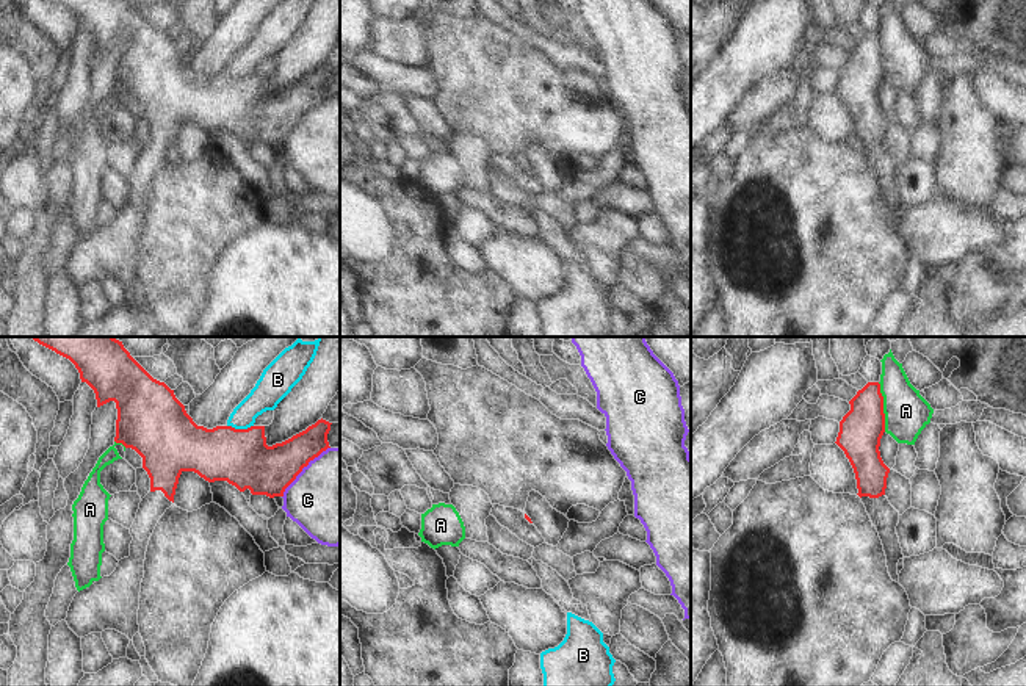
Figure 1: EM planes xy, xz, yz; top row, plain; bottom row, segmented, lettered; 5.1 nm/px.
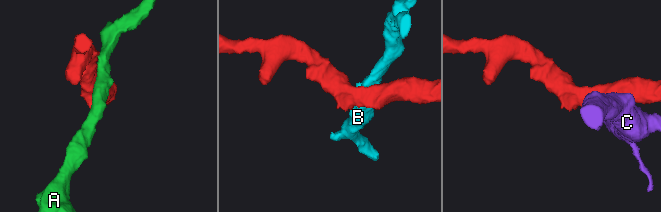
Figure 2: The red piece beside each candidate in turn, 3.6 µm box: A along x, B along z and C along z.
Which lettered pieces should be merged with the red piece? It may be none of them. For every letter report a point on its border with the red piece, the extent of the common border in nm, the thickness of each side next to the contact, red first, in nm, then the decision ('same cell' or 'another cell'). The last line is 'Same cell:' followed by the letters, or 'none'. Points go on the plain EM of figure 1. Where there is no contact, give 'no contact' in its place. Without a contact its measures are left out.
A: contact yz (882, 57); length 260 nm; calibres 220 and 220 nm; another cell
B: contact xy (240, 79); length 140 nm; calibres 280 and 160 nm; another cell
C: contact xy (301, 119); length 360 nm; calibres 260 and 480 nm; another cell
Same cell: none

